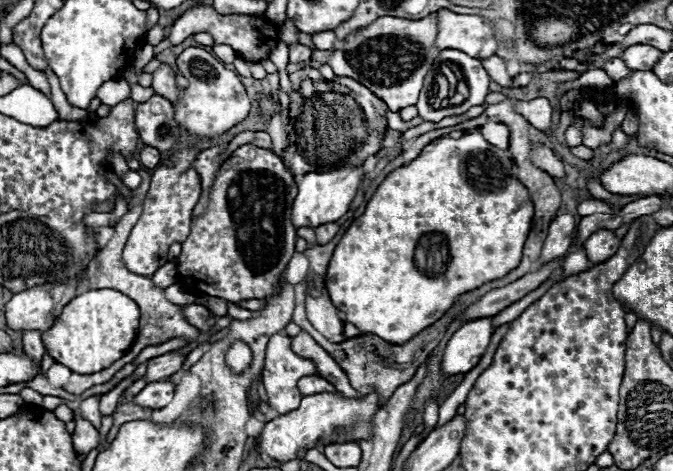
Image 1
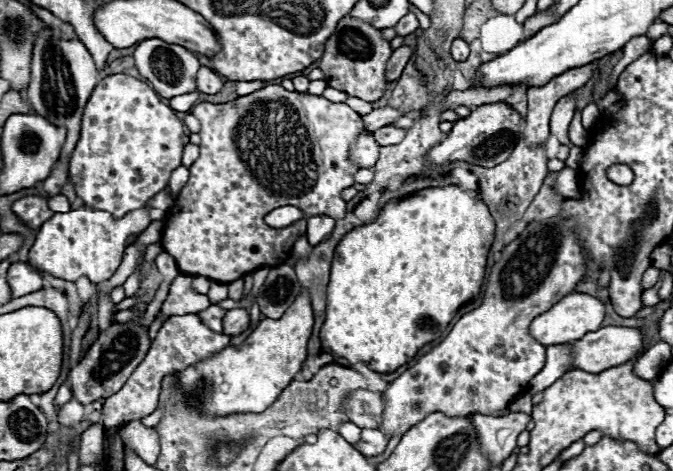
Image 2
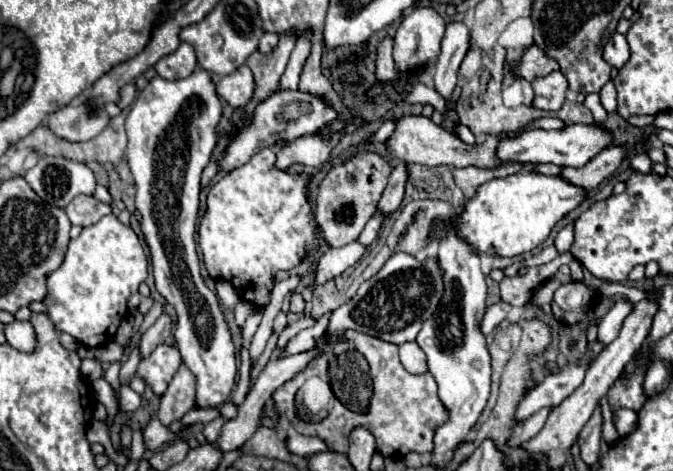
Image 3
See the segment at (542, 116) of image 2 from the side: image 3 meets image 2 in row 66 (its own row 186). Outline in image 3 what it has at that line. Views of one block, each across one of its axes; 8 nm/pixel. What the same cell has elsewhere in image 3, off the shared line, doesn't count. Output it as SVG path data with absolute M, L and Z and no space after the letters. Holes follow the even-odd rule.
M622 146L604 148L598 156L594 156L586 166L582 168L562 168L560 178L568 180L568 184L576 184L584 190L594 190L602 180L606 180L626 158L626 152Z

